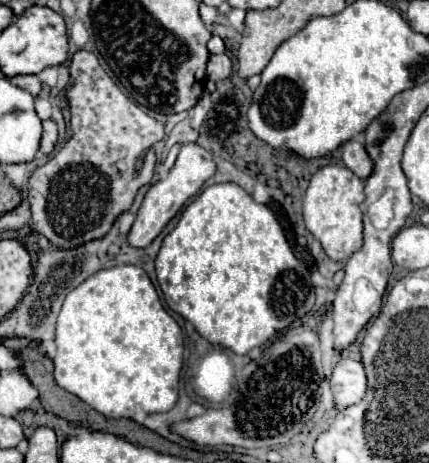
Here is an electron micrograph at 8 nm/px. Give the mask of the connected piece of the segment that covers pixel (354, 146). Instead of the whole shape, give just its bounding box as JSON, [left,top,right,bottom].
[342,135,372,179]

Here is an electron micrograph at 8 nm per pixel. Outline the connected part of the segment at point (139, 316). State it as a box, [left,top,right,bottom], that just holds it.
[54,265,184,419]

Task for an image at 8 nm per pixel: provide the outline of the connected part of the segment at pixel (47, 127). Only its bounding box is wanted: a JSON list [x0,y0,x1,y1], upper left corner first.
[40,119,58,153]

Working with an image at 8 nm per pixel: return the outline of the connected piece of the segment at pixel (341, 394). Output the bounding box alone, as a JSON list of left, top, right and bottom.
[330,359,366,409]

